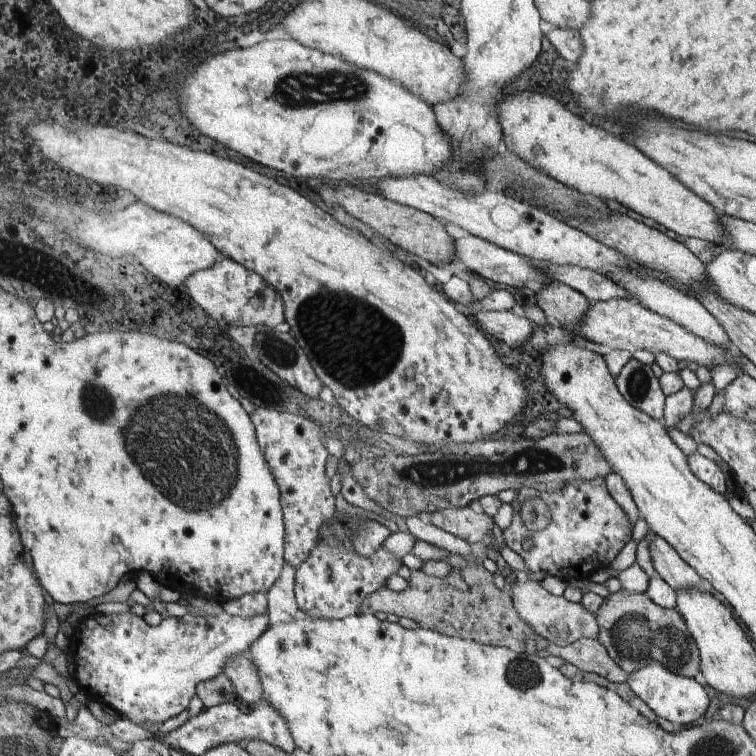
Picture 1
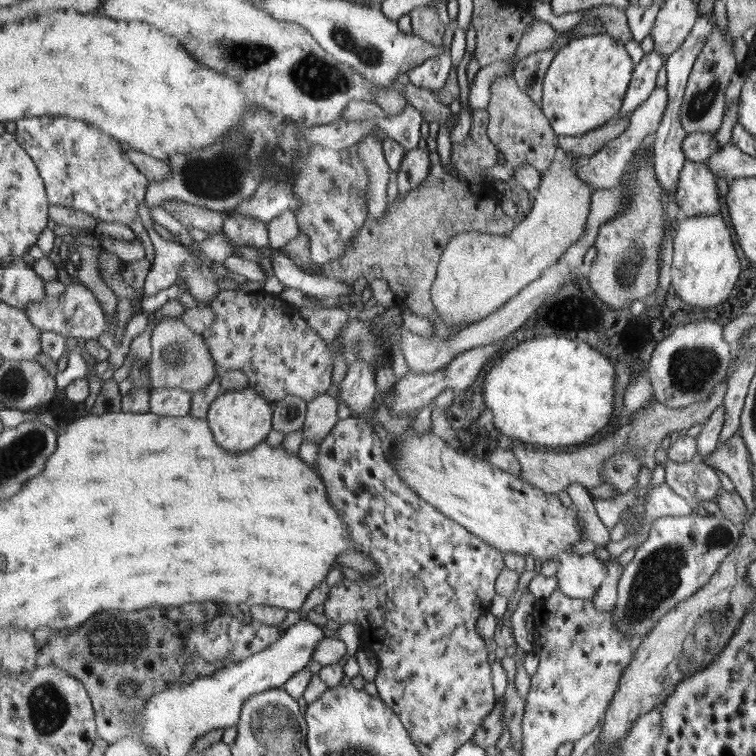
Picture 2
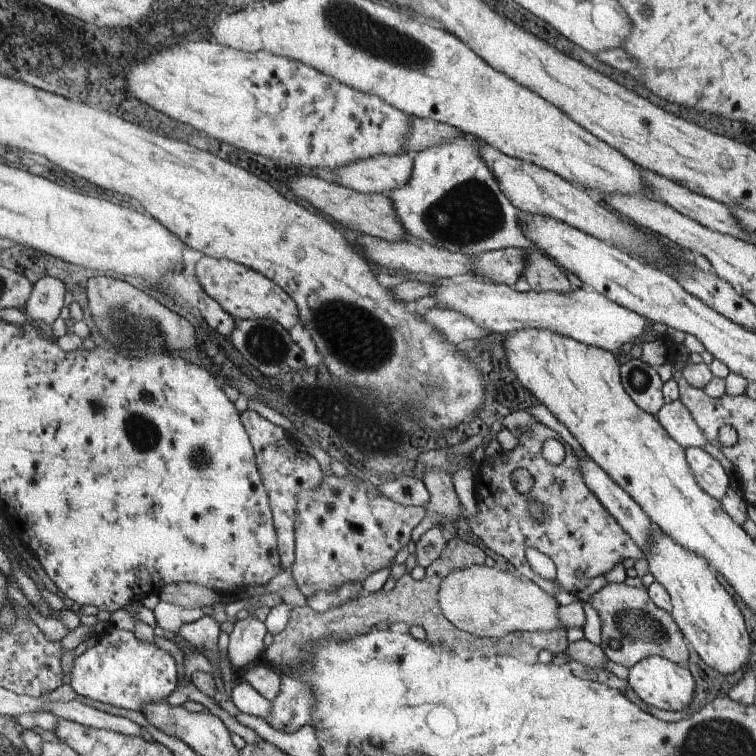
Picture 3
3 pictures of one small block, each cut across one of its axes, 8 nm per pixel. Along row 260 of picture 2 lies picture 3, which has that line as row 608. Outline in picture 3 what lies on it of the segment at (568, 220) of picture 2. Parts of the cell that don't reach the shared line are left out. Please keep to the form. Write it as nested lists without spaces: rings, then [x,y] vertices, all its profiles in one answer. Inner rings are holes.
[[[472,565],[452,570],[440,582],[438,603],[450,622],[474,637],[502,638],[510,632],[551,631],[563,627],[557,615],[559,604],[551,593],[497,566]]]

